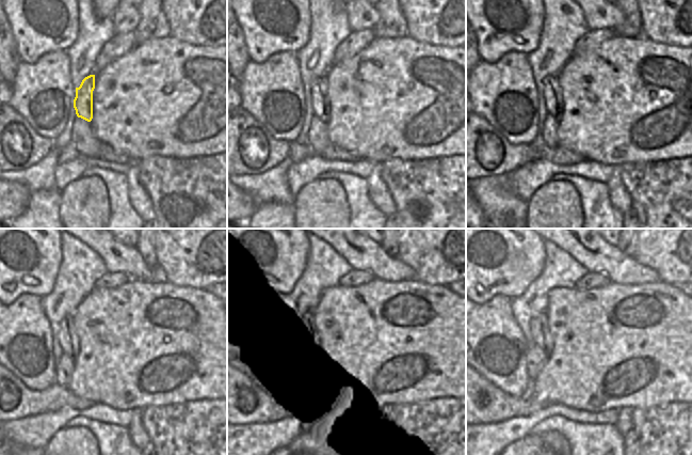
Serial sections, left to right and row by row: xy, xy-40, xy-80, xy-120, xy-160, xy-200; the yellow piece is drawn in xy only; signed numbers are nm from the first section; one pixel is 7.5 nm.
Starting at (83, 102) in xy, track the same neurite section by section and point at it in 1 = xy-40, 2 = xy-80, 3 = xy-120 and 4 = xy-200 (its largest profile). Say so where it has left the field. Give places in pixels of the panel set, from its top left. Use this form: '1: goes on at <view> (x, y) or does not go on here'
1: goes on at xy-40 (317, 97)
2: goes on at xy-80 (550, 99)
3: goes on at xy-120 (66, 338)
4: goes on at xy-200 (538, 328)

